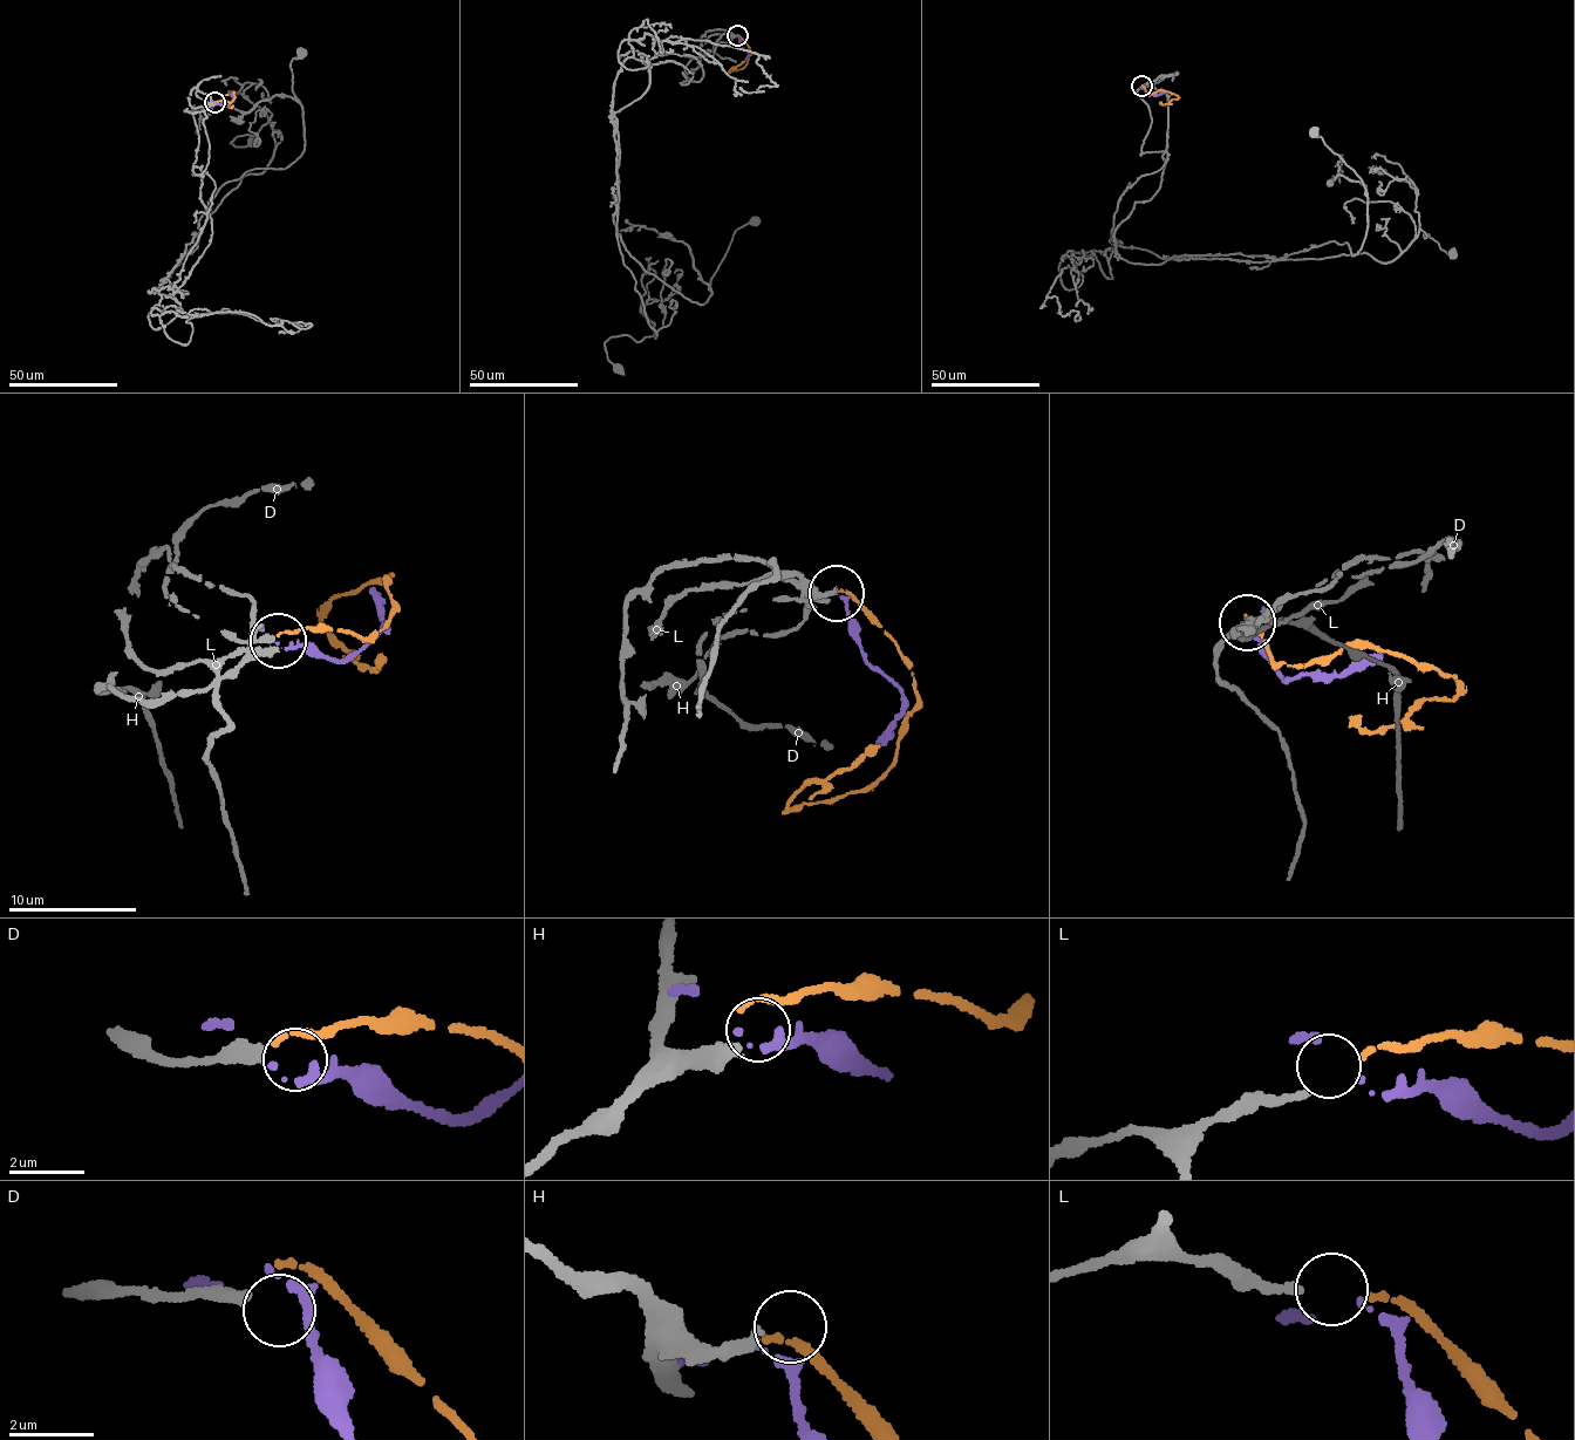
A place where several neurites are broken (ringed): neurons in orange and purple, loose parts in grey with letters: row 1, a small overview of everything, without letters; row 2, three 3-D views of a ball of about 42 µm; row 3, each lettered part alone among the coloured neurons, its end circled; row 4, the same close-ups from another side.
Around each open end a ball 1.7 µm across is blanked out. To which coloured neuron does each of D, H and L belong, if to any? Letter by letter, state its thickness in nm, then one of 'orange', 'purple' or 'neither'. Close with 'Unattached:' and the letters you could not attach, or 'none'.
D: 380 nm | neither
H: 340 nm | neither
L: 200 nm | orange
Unattached: D, H

